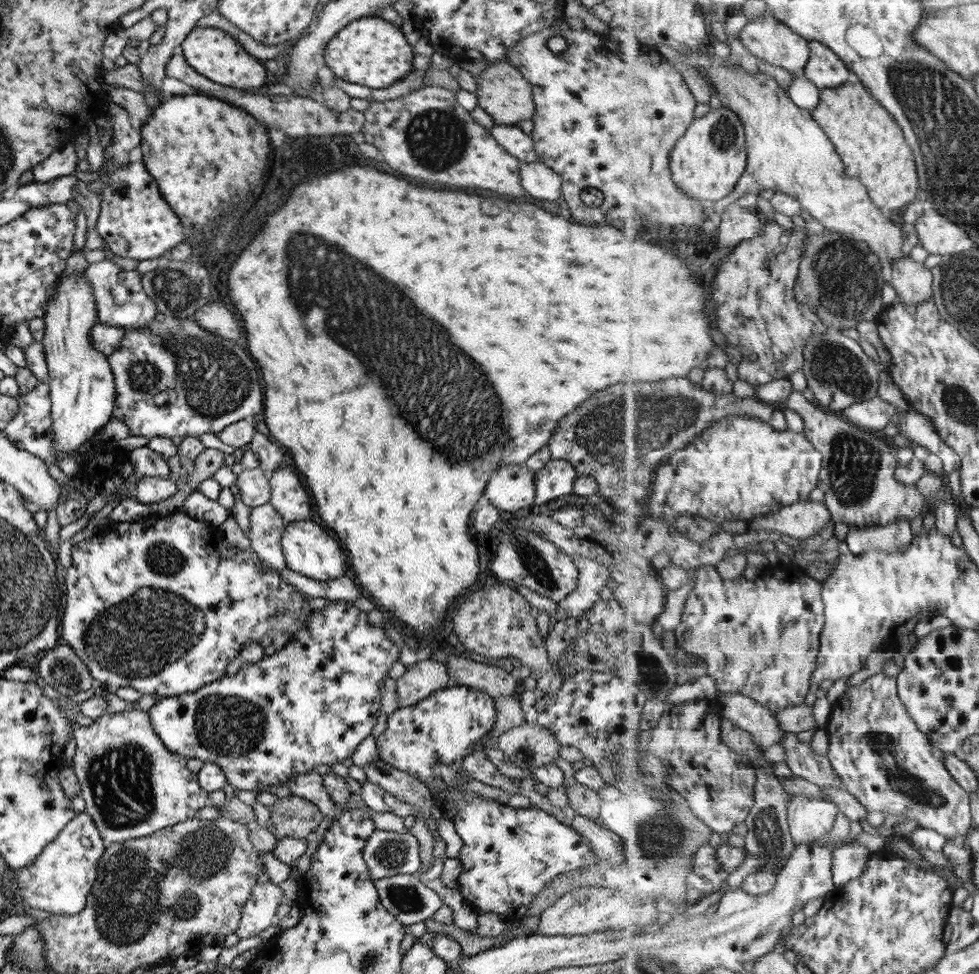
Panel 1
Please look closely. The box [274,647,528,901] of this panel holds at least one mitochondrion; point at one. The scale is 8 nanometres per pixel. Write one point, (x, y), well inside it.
(393, 852)

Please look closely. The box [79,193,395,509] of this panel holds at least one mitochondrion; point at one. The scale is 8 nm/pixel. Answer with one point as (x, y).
(213, 383)

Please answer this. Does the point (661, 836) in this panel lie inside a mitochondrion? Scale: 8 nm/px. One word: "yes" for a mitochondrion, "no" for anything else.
yes

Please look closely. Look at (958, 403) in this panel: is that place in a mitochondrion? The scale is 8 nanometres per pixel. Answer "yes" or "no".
yes

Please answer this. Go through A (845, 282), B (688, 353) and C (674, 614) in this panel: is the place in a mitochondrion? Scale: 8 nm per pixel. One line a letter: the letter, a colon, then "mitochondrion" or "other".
A: mitochondrion
B: other
C: other

